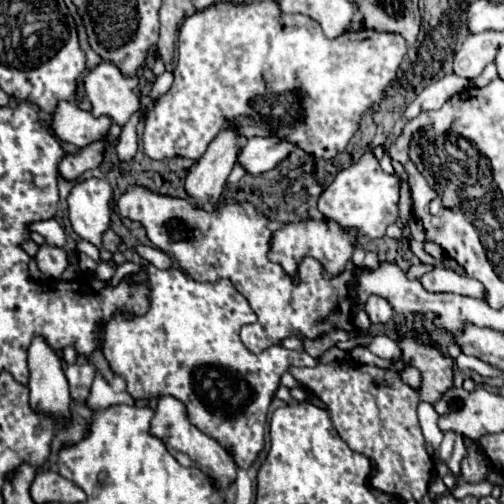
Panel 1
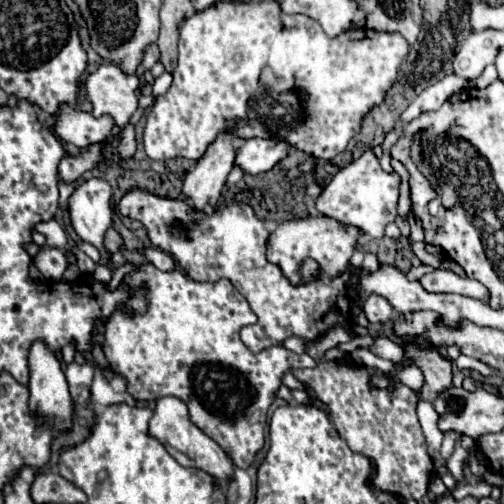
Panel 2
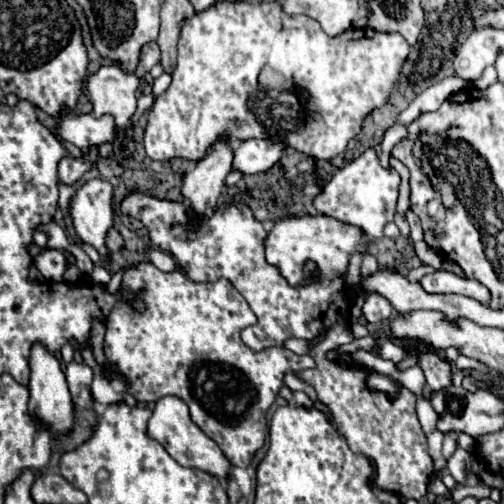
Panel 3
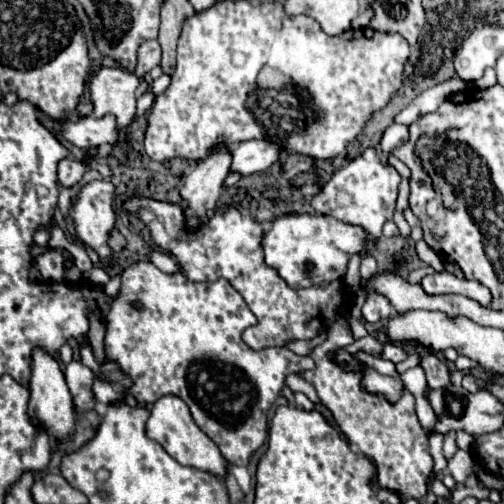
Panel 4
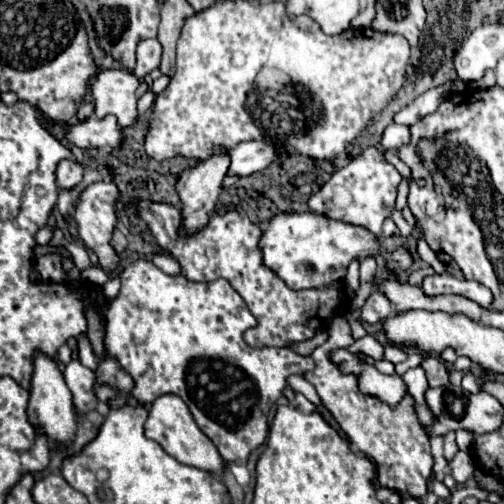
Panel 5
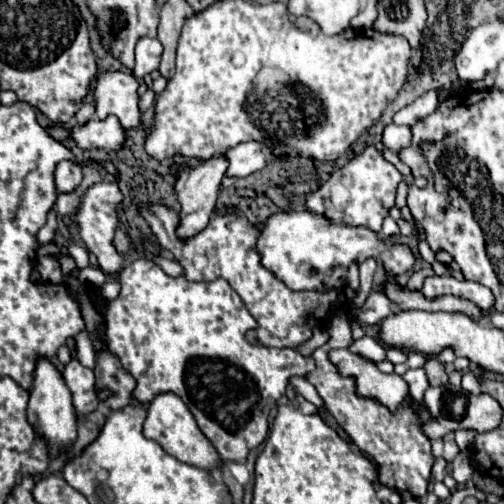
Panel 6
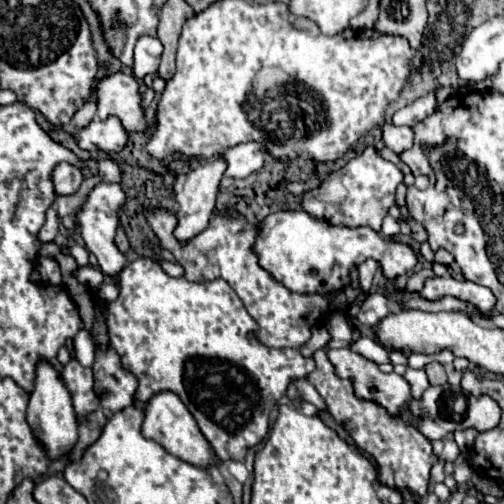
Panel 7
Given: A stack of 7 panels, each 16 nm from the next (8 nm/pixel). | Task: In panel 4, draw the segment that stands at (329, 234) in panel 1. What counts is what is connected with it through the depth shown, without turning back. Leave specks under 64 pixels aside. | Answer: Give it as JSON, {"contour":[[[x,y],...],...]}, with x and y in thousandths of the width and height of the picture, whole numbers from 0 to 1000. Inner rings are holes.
{"contour":[[[563,425],[563,429],[548,429],[540,437],[536,456],[528,456],[524,472],[520,472],[520,496],[524,496],[524,520],[544,532],[552,540],[552,548],[560,556],[567,556],[567,563],[575,571],[611,571],[611,567],[639,567],[643,560],[663,560],[663,556],[679,556],[690,532],[690,520],[698,508],[726,508],[738,504],[746,488],[746,476],[714,448],[694,448],[683,444],[675,437],[659,437],[651,429],[635,429],[635,425]]]}

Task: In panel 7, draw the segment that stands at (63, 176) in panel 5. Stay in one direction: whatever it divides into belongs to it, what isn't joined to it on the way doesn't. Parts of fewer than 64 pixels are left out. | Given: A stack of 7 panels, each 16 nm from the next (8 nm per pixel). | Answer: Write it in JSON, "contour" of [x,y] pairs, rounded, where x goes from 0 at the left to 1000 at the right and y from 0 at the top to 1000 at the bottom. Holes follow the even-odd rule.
{"contour":[[[123,321],[103,341],[103,365],[107,365],[111,389],[143,389],[155,381],[155,373],[163,365],[163,341],[155,333]]]}

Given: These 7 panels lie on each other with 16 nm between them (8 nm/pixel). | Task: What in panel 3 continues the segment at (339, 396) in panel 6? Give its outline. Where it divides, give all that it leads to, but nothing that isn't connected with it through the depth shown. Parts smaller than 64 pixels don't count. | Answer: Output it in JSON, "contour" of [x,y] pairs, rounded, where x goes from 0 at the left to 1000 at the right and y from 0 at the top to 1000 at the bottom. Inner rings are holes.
{"contour":[[[643,706],[627,710],[623,734],[599,734],[591,746],[627,770],[635,798],[655,813],[663,841],[687,869],[694,893],[730,905],[746,921],[742,956],[750,968],[774,972],[798,988],[837,992],[845,984],[861,929],[849,901],[849,873],[825,829],[825,786],[810,770],[798,770],[790,794],[774,798],[758,782],[734,778],[722,766],[722,734],[675,726]]]}

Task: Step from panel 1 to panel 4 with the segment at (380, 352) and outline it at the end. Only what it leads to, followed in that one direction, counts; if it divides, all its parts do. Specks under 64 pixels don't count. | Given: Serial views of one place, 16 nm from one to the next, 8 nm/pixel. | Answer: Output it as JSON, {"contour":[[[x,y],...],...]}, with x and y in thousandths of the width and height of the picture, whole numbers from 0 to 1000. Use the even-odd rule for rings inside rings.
{"contour":[[[762,679],[762,710],[774,714],[774,718],[782,718],[782,722],[790,722],[790,718],[806,714],[806,702],[802,702],[802,694],[794,687]]]}

